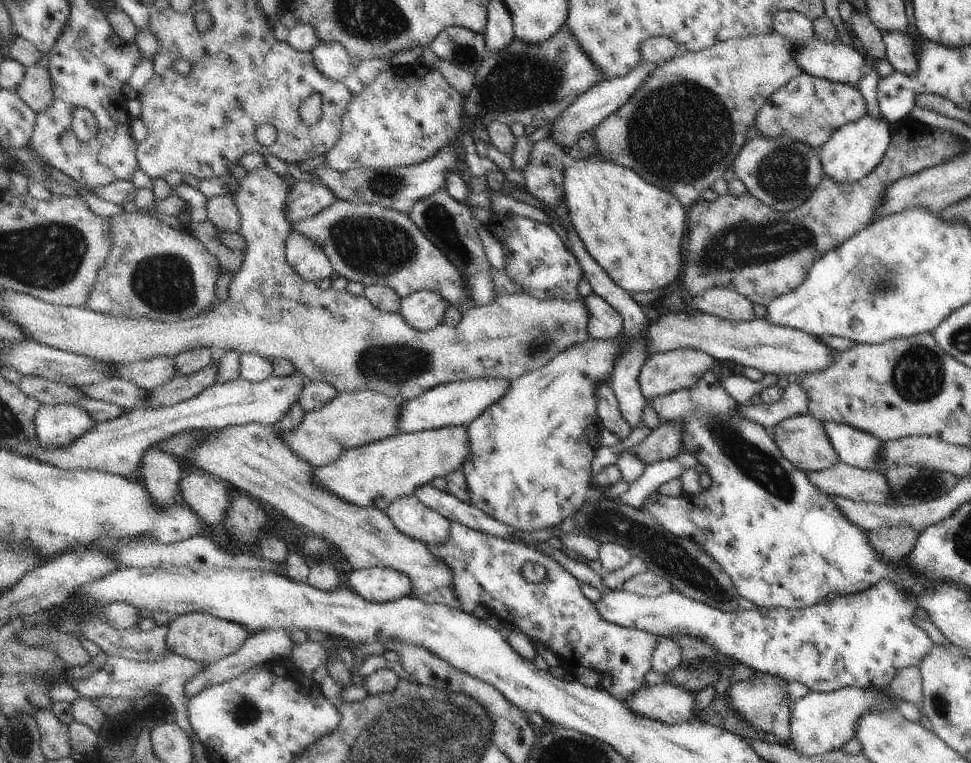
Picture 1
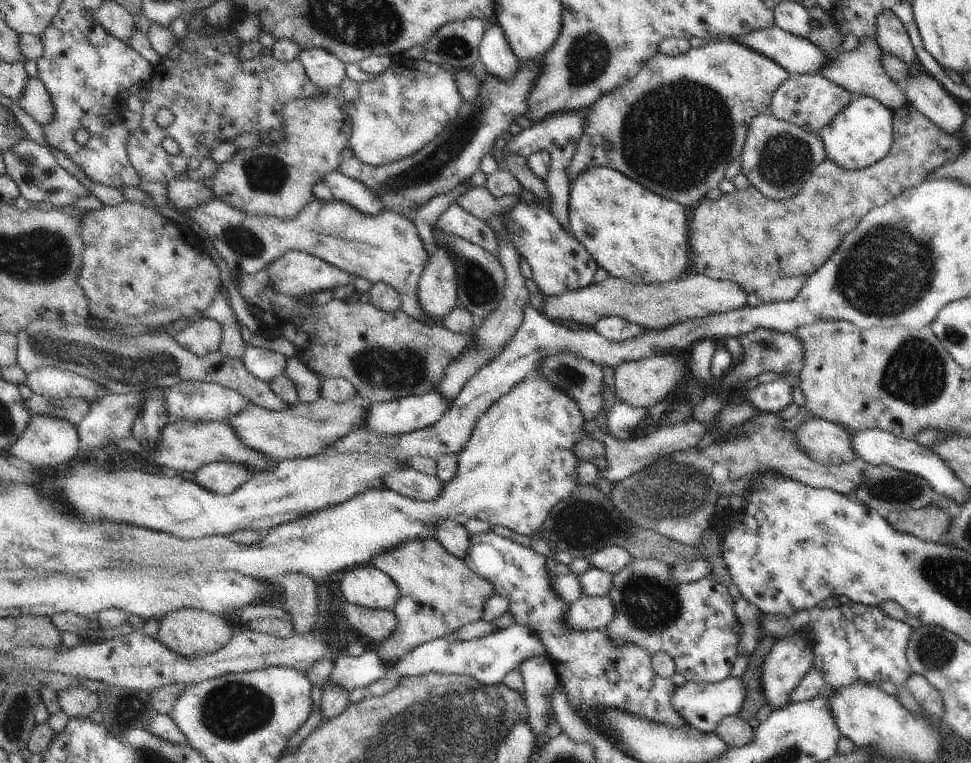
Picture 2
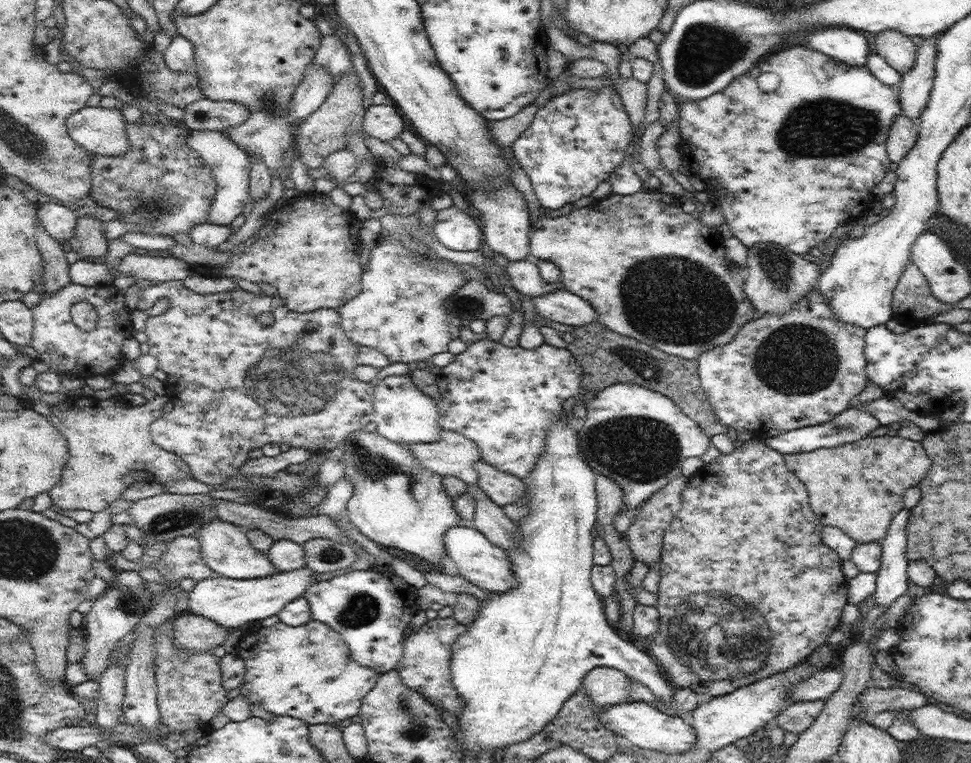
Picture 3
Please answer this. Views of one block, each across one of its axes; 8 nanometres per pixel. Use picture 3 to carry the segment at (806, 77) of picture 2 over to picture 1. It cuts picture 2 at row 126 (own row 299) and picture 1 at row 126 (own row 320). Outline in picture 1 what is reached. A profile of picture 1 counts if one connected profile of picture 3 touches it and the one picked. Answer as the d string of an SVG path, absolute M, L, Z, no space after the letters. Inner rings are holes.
M797 74L793 80L789 80L785 86L781 86L765 104L761 104L757 116L753 118L751 136L781 136L787 134L789 138L797 142L809 144L813 150L819 150L835 128L859 120L863 114L867 114L865 100L859 94L857 86L849 84L835 84L831 80L821 80L809 74Z

